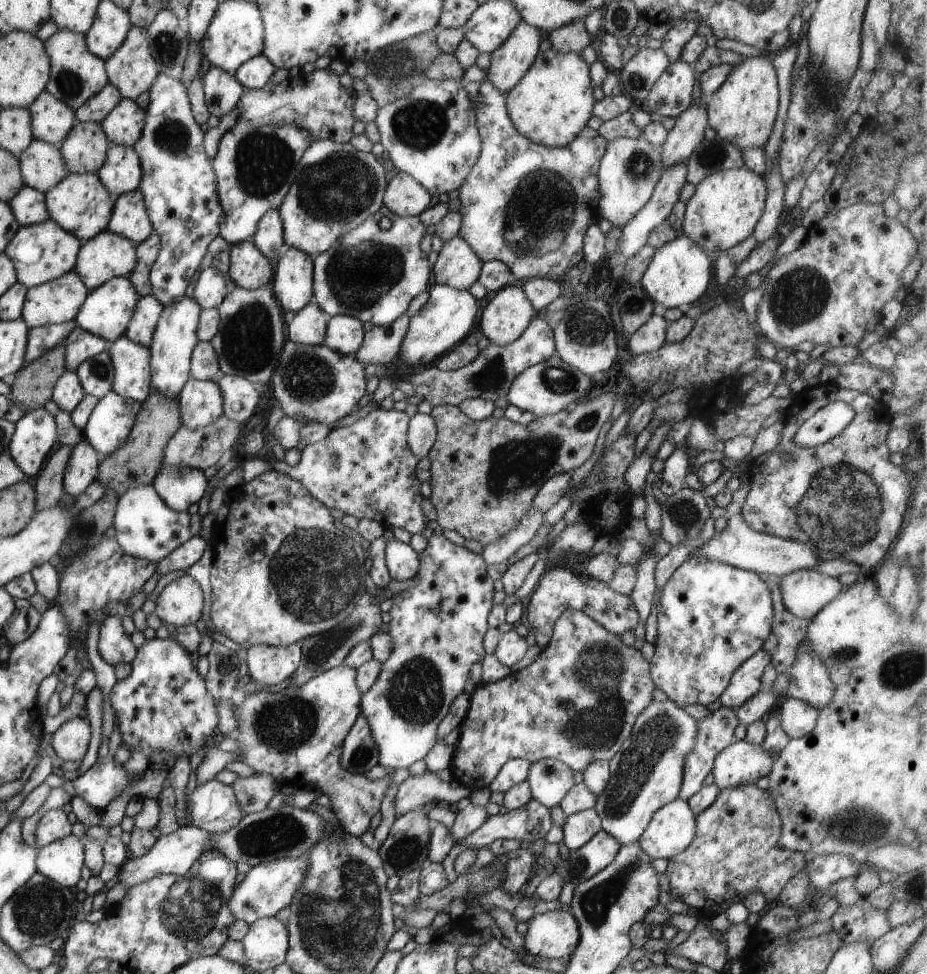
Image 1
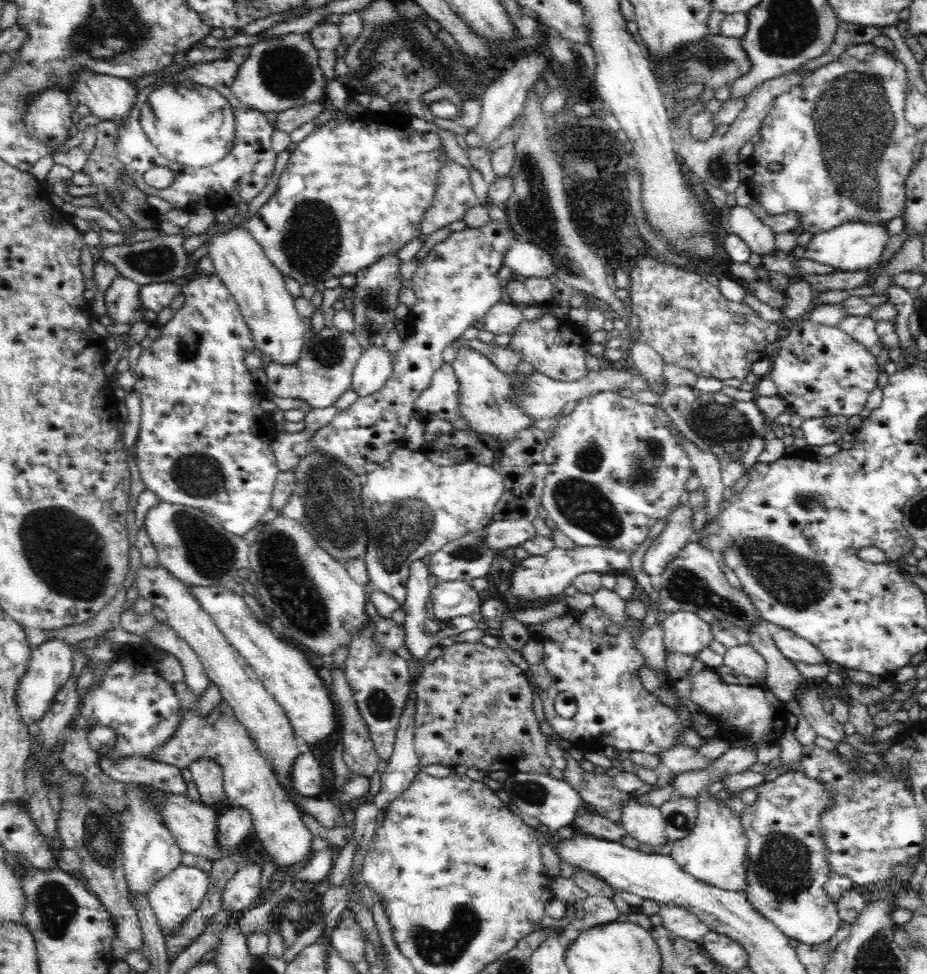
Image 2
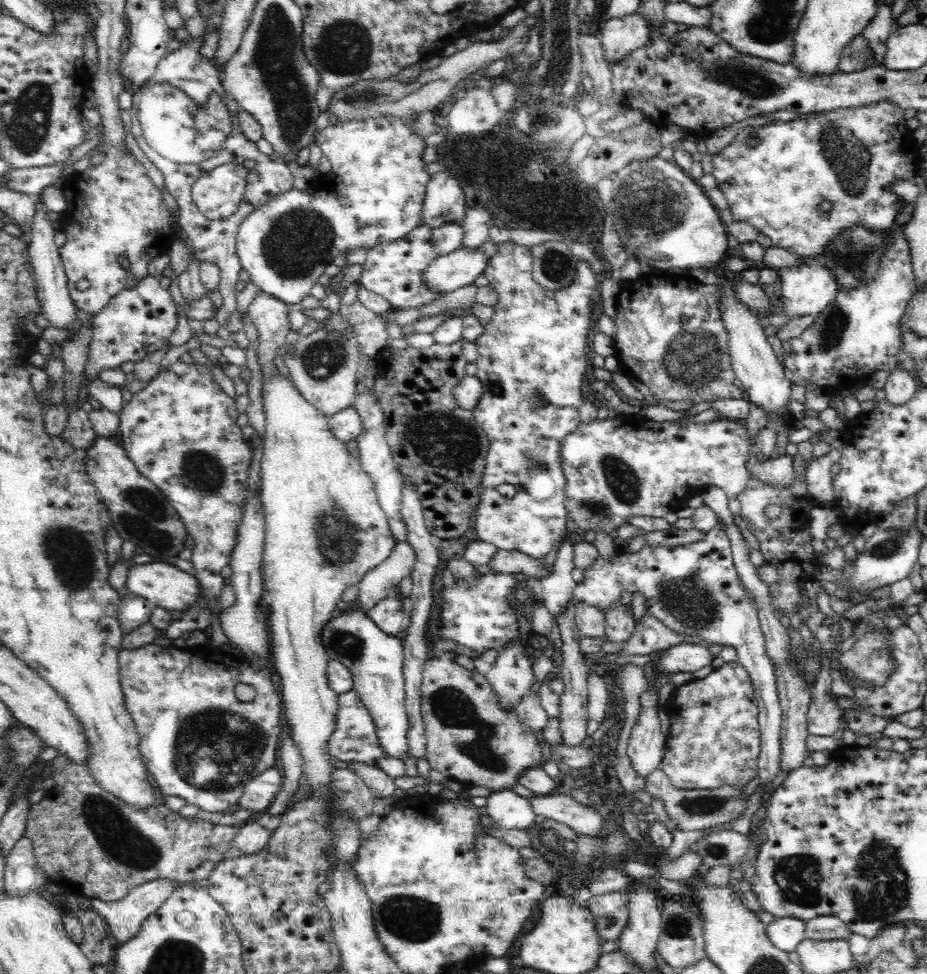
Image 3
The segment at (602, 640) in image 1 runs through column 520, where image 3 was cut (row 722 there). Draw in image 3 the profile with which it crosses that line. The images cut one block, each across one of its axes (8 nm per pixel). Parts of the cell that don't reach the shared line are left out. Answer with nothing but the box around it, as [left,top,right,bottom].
[661,661,762,793]

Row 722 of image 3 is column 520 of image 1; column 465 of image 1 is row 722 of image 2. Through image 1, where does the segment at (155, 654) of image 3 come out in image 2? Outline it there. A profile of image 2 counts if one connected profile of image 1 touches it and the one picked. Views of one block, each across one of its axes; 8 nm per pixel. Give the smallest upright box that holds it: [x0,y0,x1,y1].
[151,681,312,871]

